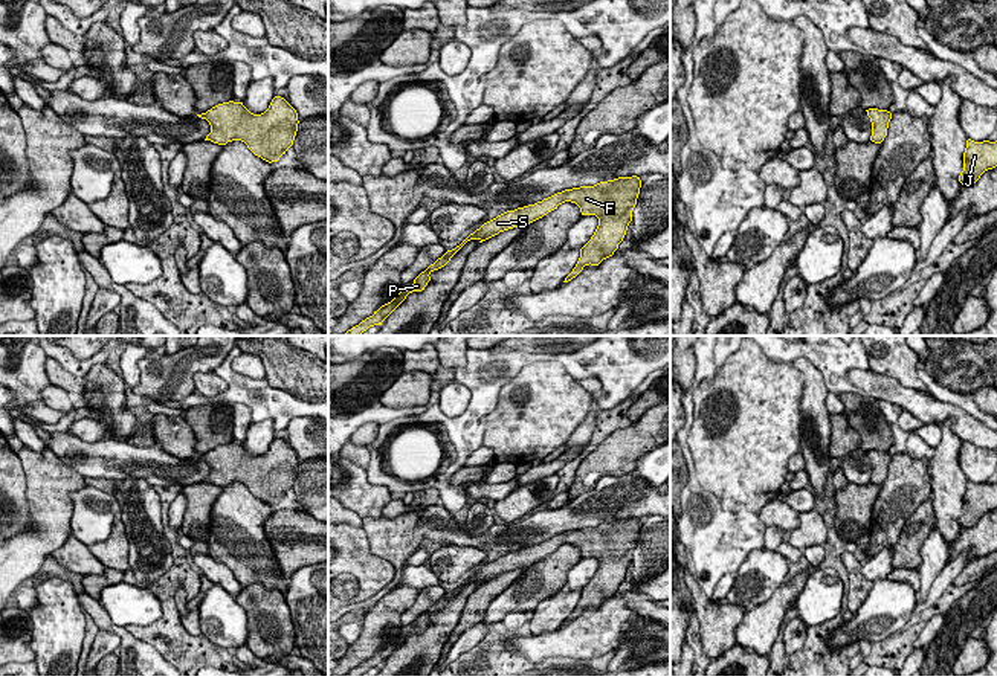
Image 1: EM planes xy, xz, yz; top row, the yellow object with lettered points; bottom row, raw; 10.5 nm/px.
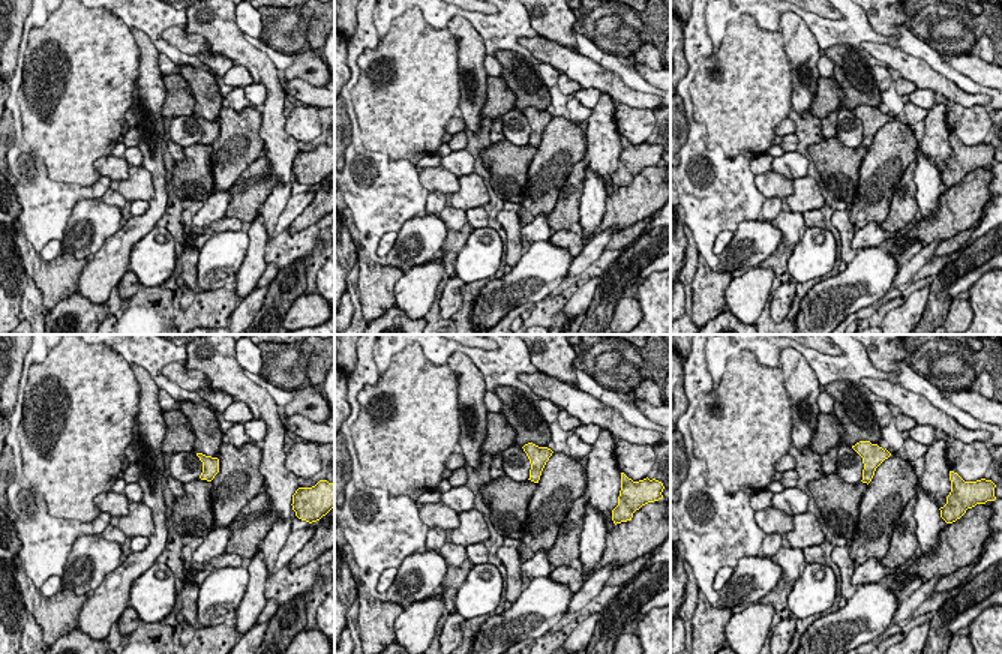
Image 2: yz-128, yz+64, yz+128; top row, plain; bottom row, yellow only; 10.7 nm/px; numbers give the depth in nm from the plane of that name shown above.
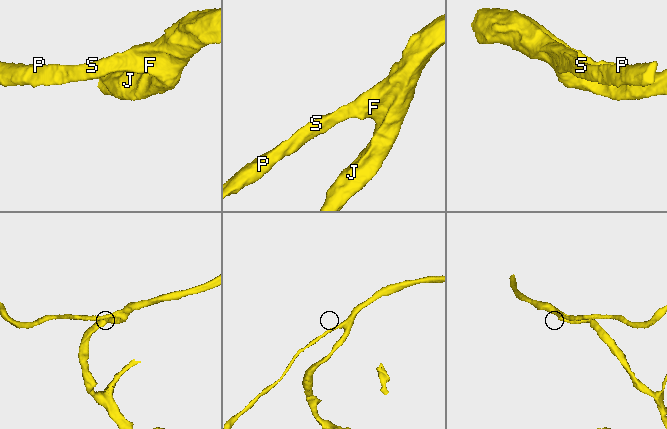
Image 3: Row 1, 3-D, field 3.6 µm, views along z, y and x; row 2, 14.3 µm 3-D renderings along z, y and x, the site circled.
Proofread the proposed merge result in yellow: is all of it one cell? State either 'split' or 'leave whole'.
leave whole

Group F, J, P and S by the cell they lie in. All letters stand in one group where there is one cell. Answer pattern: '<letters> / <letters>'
F J P S

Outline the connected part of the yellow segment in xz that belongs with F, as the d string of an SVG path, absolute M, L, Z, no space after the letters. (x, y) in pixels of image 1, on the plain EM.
M618 519L614 522L600 523L594 528L565 531L534 546L507 552L484 565L455 591L447 592L414 621L411 630L402 630L402 633L395 636L391 644L382 647L377 653L374 653L373 658L366 659L345 676L362 676L369 668L382 667L382 664L406 641L409 635L424 632L431 623L429 616L434 612L444 609L467 583L478 581L482 584L499 574L518 568L525 569L548 554L557 551L557 548L565 543L576 545L580 549L582 557L595 557L599 560L599 568L594 577L580 591L580 600L576 609L563 623L568 624L576 620L585 607L599 607L603 601L614 597L626 577L629 565L632 563L632 552L637 546L640 530L640 519Z

